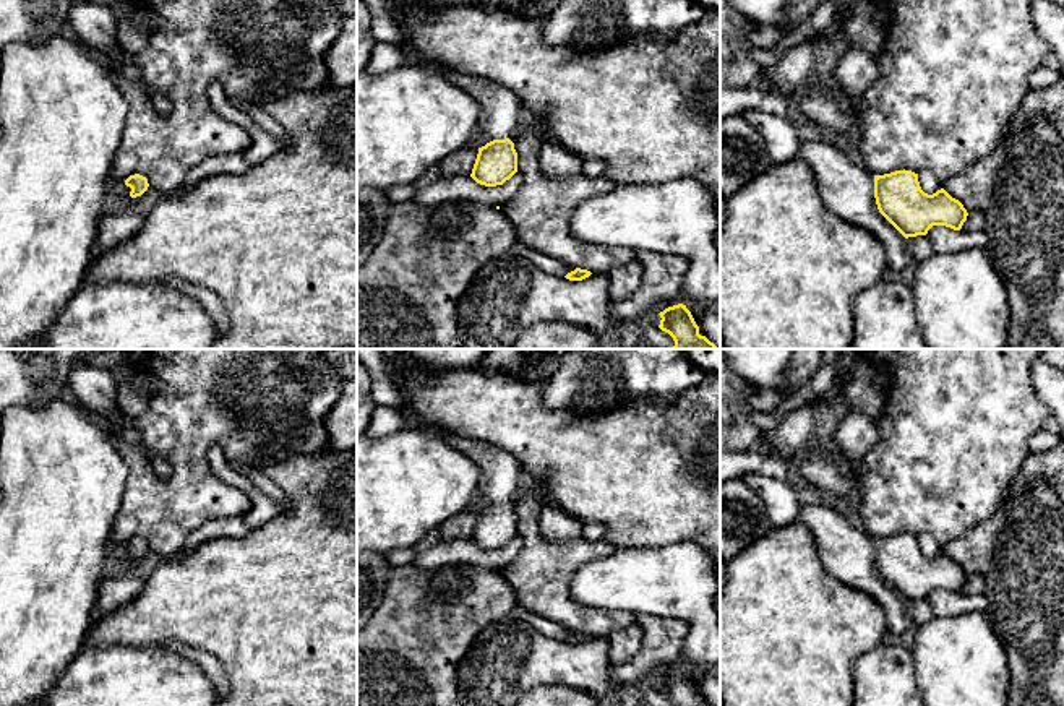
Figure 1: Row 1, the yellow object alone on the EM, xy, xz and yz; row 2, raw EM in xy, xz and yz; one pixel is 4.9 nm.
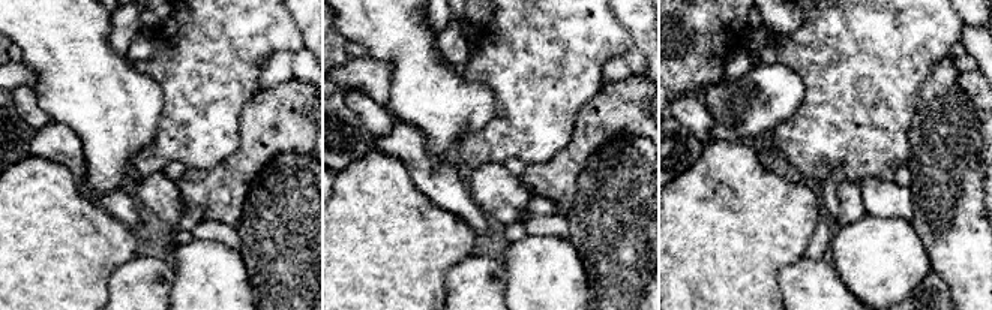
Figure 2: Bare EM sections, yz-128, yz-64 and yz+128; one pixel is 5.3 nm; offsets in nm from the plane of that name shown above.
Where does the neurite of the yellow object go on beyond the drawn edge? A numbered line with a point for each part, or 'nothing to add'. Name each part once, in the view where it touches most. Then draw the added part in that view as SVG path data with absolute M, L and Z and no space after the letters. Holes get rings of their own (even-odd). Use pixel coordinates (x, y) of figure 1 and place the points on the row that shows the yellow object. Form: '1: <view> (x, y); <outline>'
1: yz (845, 189); M826 141L801 143L795 159L803 161L814 172L819 196L829 211L879 239L887 253L889 274L907 276L912 268L907 239L879 213L874 198L874 175L852 162L840 146Z

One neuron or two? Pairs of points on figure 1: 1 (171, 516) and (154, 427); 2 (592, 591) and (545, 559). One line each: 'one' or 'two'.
1: one
2: two

